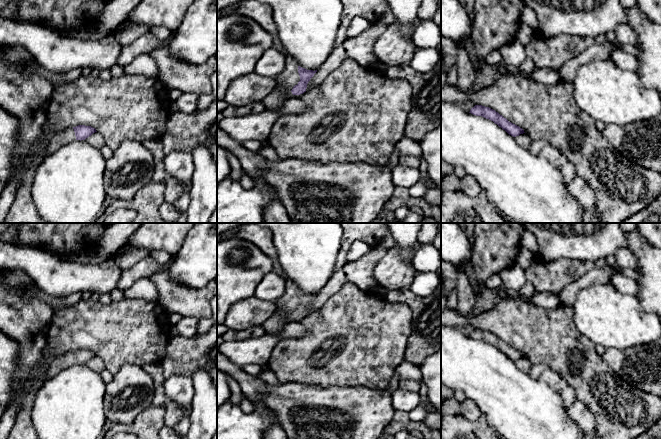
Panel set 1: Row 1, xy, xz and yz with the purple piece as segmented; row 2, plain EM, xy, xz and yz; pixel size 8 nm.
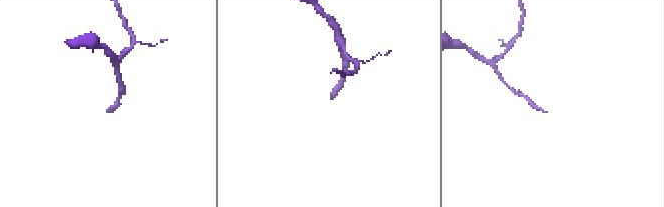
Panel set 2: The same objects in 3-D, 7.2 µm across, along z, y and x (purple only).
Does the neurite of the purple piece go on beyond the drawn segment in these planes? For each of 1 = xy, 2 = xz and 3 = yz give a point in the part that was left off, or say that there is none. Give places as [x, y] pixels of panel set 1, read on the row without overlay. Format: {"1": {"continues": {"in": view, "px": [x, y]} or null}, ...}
{"1": {"continues": {"in": "xy", "px": [64, 361]}}, "2": {"continues": {"in": "xz", "px": [289, 301]}}, "3": {"continues": null}}

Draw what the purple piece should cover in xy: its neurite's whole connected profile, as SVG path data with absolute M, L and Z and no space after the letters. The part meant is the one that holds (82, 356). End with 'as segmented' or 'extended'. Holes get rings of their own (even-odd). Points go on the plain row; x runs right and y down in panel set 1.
M78 349L55 357L50 365L48 378L75 364L85 364L95 356L97 356L96 353L91 350Z; extended

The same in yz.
M475 329L473 332L471 332L469 337L476 340L482 340L486 343L493 345L495 348L497 348L499 351L501 351L503 354L505 354L509 359L513 361L525 357L522 352L509 346L506 342L504 342L498 336L489 331Z; as segmented

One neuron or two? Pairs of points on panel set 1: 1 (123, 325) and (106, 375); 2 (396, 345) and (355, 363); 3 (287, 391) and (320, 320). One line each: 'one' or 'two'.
1: two
2: one
3: two

